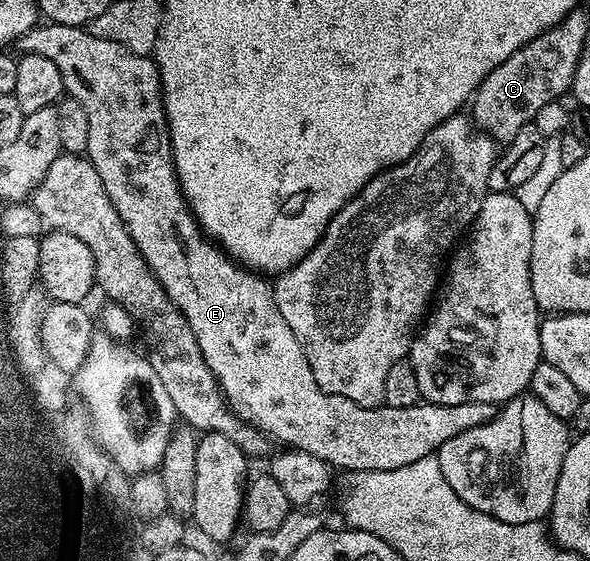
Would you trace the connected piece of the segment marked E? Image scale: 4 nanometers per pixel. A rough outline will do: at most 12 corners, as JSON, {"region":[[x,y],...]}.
{"region":[[83,27],[17,40],[233,414],[384,471],[495,418],[321,389],[274,286],[196,221],[159,67]]}

